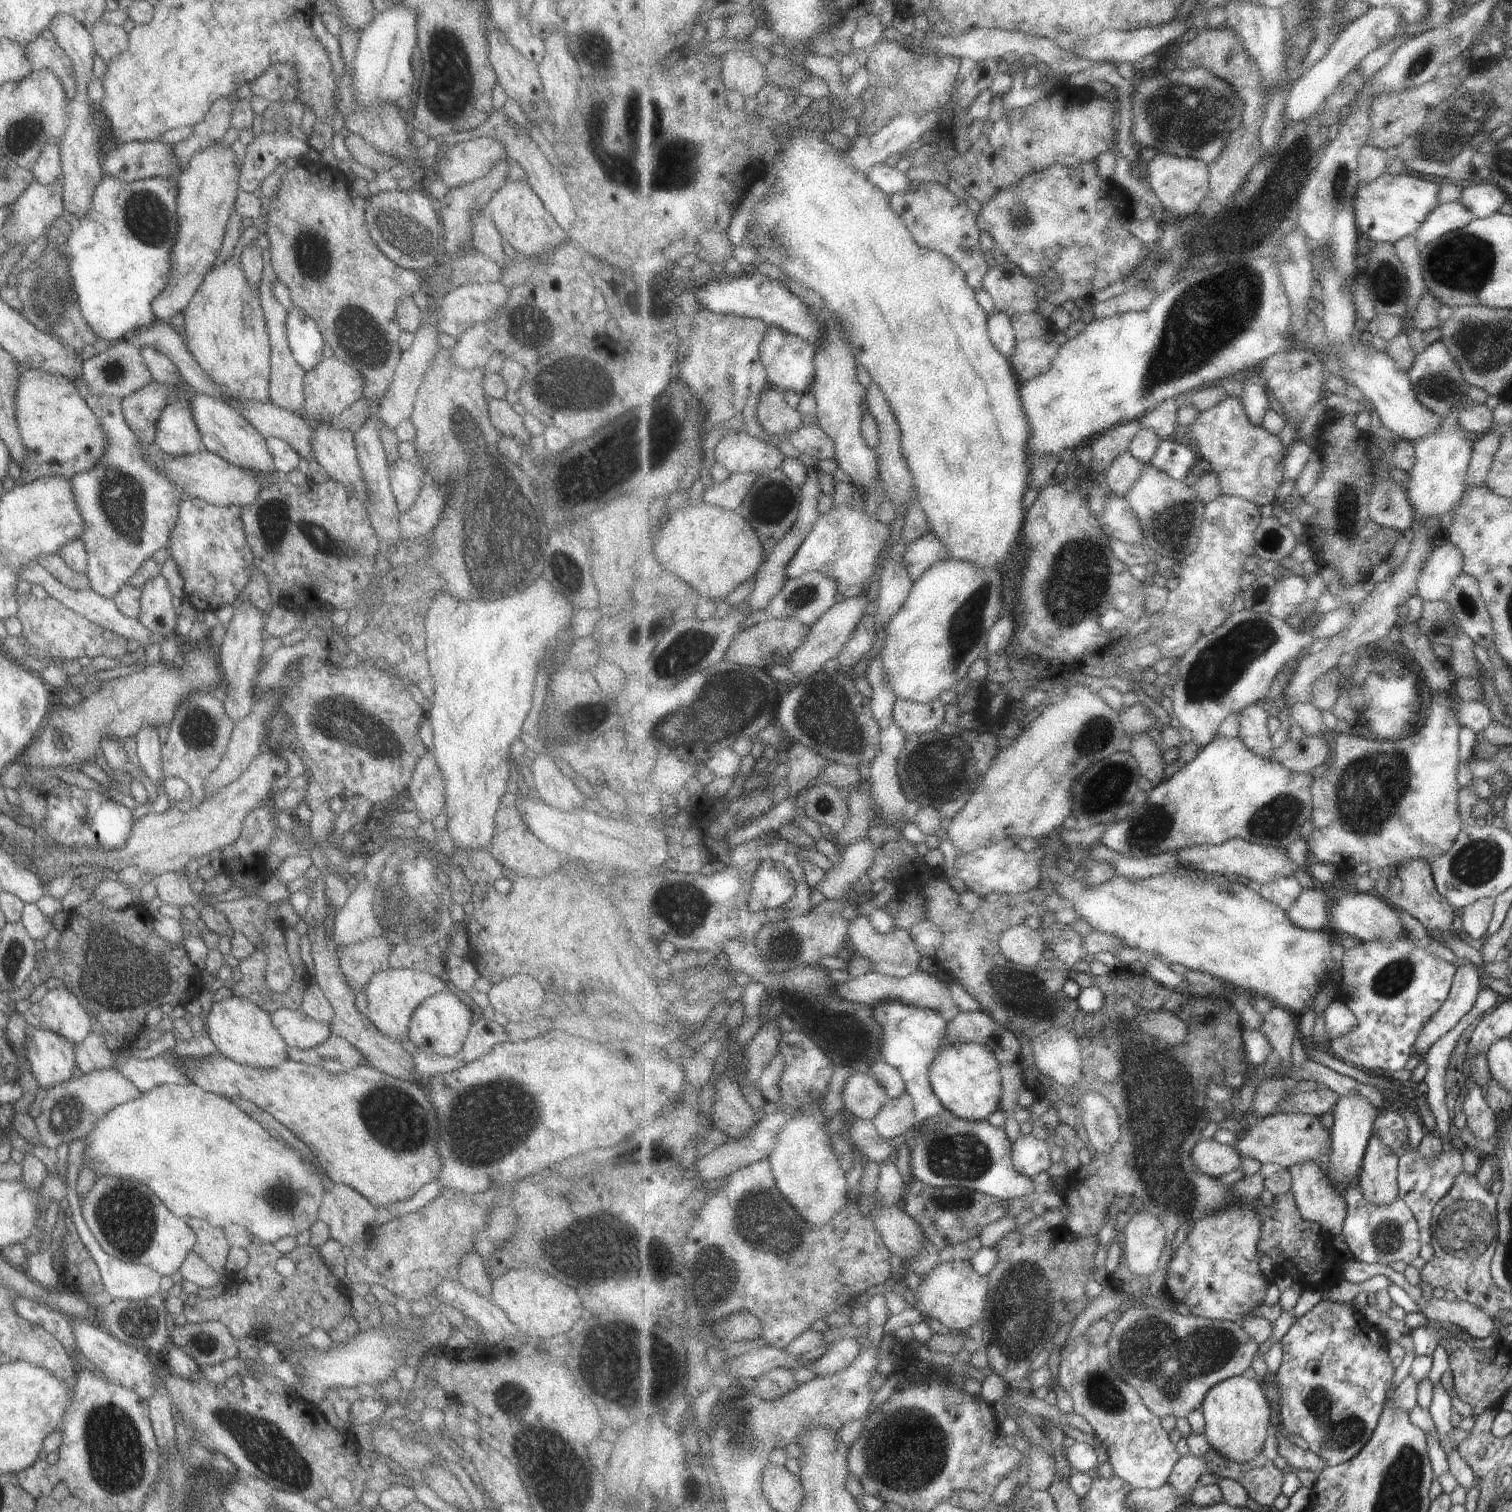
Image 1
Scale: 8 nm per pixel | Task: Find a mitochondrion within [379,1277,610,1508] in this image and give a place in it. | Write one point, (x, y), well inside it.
(548, 1453)

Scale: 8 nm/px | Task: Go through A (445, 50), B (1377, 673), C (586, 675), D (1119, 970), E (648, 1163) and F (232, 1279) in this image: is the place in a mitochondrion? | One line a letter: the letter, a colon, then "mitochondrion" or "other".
A: mitochondrion
B: mitochondrion
C: other
D: other
E: other
F: other

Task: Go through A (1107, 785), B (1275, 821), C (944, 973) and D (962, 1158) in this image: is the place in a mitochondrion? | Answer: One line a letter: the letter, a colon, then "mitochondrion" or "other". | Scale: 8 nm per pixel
A: mitochondrion
B: mitochondrion
C: other
D: mitochondrion

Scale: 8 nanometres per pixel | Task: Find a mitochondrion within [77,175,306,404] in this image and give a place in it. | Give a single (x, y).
(147, 216)

